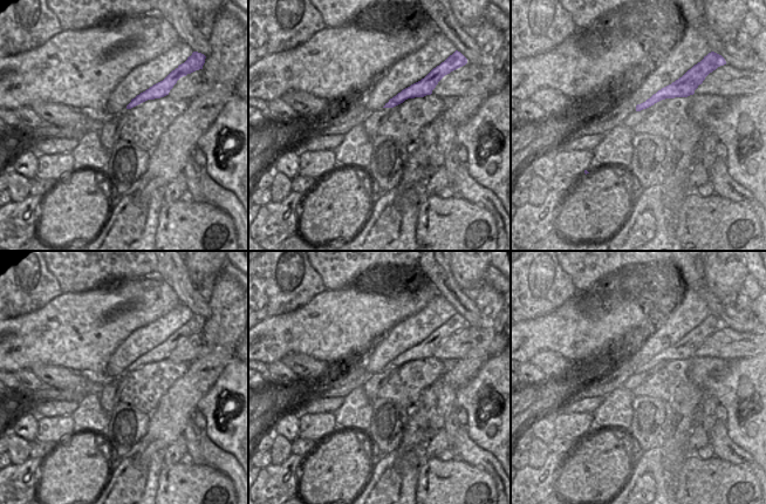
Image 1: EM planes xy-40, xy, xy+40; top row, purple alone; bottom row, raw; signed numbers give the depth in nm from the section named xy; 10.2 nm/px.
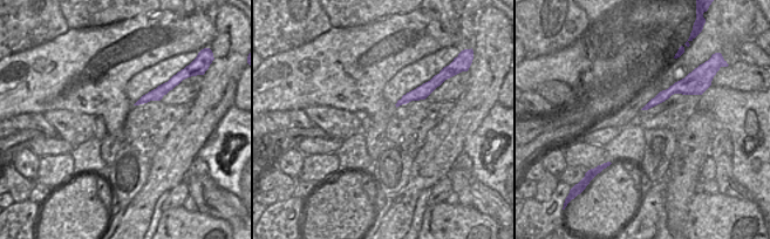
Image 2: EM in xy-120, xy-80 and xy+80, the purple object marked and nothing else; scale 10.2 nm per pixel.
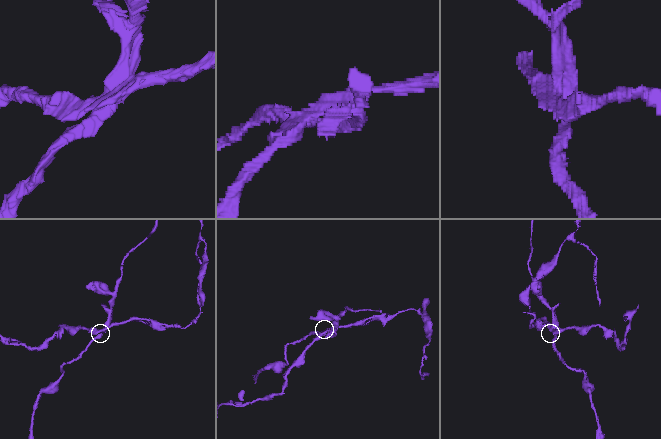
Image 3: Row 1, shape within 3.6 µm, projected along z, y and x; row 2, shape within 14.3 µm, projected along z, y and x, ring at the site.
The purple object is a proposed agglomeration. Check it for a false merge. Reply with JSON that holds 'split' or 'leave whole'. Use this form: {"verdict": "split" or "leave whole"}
{"verdict": "split"}

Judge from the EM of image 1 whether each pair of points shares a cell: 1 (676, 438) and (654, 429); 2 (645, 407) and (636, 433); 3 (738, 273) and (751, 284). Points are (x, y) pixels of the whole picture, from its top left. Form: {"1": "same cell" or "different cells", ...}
{"1": "different cells", "2": "same cell", "3": "different cells"}

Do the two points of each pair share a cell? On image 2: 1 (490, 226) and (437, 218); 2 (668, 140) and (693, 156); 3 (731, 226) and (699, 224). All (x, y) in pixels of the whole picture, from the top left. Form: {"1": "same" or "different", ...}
{"1": "same", "2": "different", "3": "same"}

